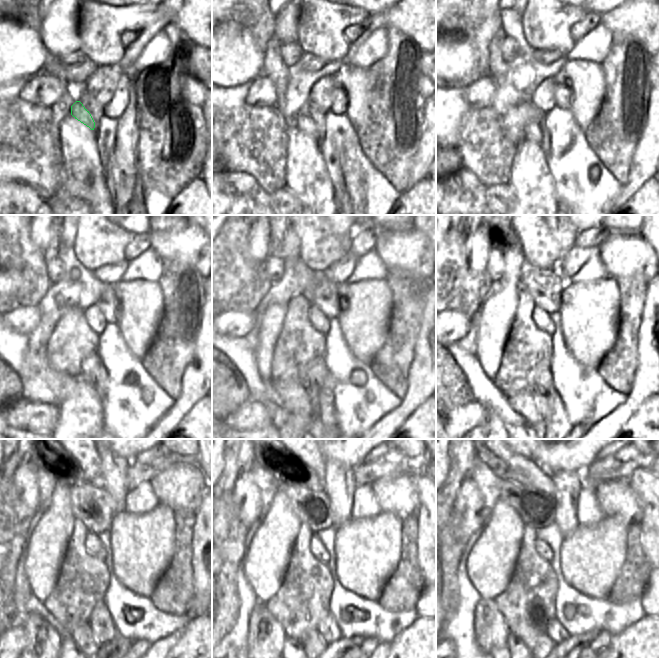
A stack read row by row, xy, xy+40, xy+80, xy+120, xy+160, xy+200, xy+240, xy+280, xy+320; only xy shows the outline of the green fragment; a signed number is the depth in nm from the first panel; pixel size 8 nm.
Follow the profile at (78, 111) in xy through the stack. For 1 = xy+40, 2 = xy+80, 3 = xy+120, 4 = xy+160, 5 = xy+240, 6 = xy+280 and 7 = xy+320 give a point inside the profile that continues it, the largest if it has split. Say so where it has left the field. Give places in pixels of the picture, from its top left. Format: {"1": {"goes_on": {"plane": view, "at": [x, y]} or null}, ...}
{"1": {"goes_on": {"plane": "xy+40", "at": [303, 121]}}, "2": {"goes_on": {"plane": "xy+80", "at": [533, 132]}}, "3": {"goes_on": {"plane": "xy+120", "at": [92, 367]}}, "4": {"goes_on": {"plane": "xy+160", "at": [320, 383]}}, "5": {"goes_on": {"plane": "xy+240", "at": [100, 621]}}, "6": {"goes_on": {"plane": "xy+280", "at": [328, 629]}}, "7": {"goes_on": {"plane": "xy+320", "at": [555, 631]}}}

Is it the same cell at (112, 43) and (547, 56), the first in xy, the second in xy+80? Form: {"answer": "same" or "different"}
{"answer": "different"}

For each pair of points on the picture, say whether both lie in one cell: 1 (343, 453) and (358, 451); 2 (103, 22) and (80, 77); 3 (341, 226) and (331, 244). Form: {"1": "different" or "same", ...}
{"1": "same", "2": "different", "3": "different"}

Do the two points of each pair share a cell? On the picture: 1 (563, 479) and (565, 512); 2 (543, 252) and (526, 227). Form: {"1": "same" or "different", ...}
{"1": "same", "2": "same"}

